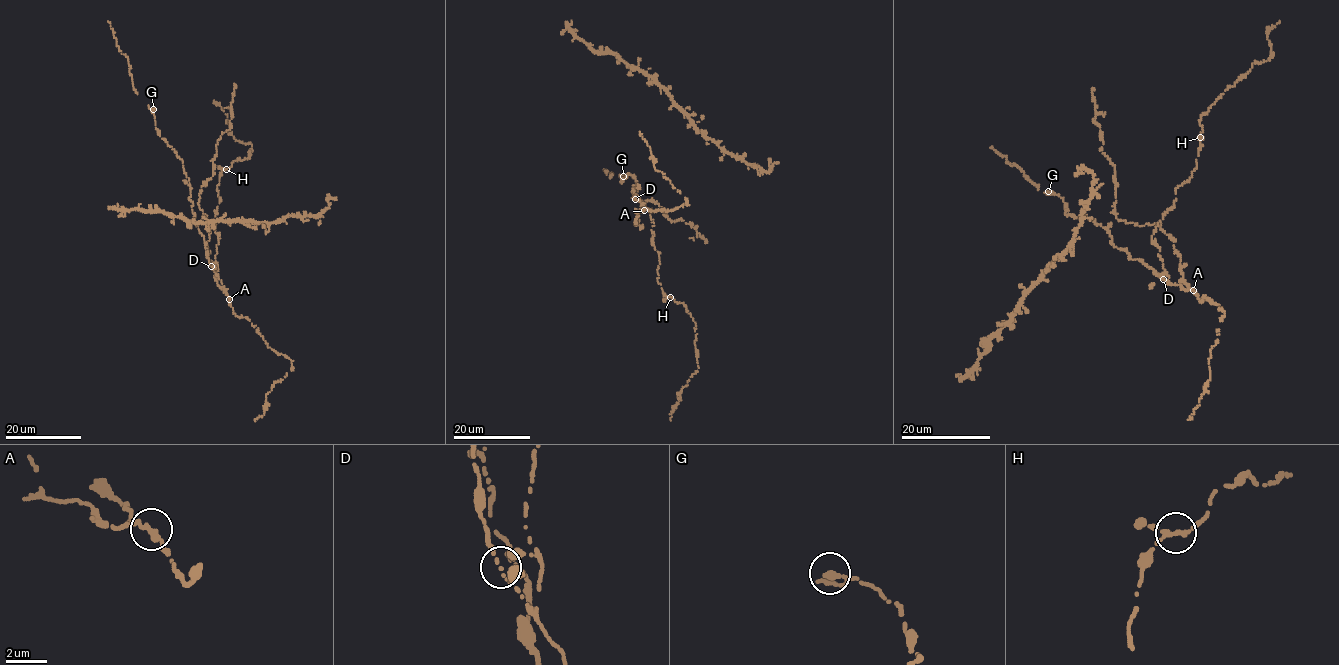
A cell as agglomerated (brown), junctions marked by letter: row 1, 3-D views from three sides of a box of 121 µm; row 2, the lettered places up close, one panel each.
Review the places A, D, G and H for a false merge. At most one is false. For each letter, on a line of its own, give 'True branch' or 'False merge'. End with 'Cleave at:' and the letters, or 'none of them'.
A: False merge
D: True branch
G: True branch
H: True branch
Cleave at: A

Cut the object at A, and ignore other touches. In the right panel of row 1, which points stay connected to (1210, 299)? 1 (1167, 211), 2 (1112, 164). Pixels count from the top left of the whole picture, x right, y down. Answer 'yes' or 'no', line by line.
1: yes
2: no

